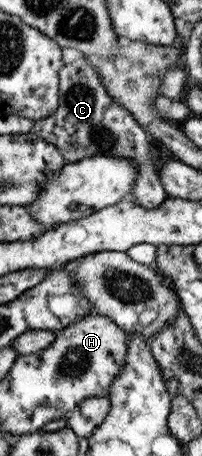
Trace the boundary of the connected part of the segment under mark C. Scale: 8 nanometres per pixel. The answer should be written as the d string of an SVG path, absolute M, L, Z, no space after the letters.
M84 57L78 58L71 63L62 64L59 71L58 99L58 107L48 117L32 122L30 133L40 137L46 143L55 145L65 162L75 162L94 156L118 157L118 159L132 157L132 159L136 159L138 161L136 176L134 176L134 184L130 188L129 197L142 209L160 207L160 203L167 198L167 195L157 174L155 153L157 144L142 127L139 127L132 114L126 112L126 108L106 92L104 84L98 78L98 72L94 70L92 64L86 64Z

